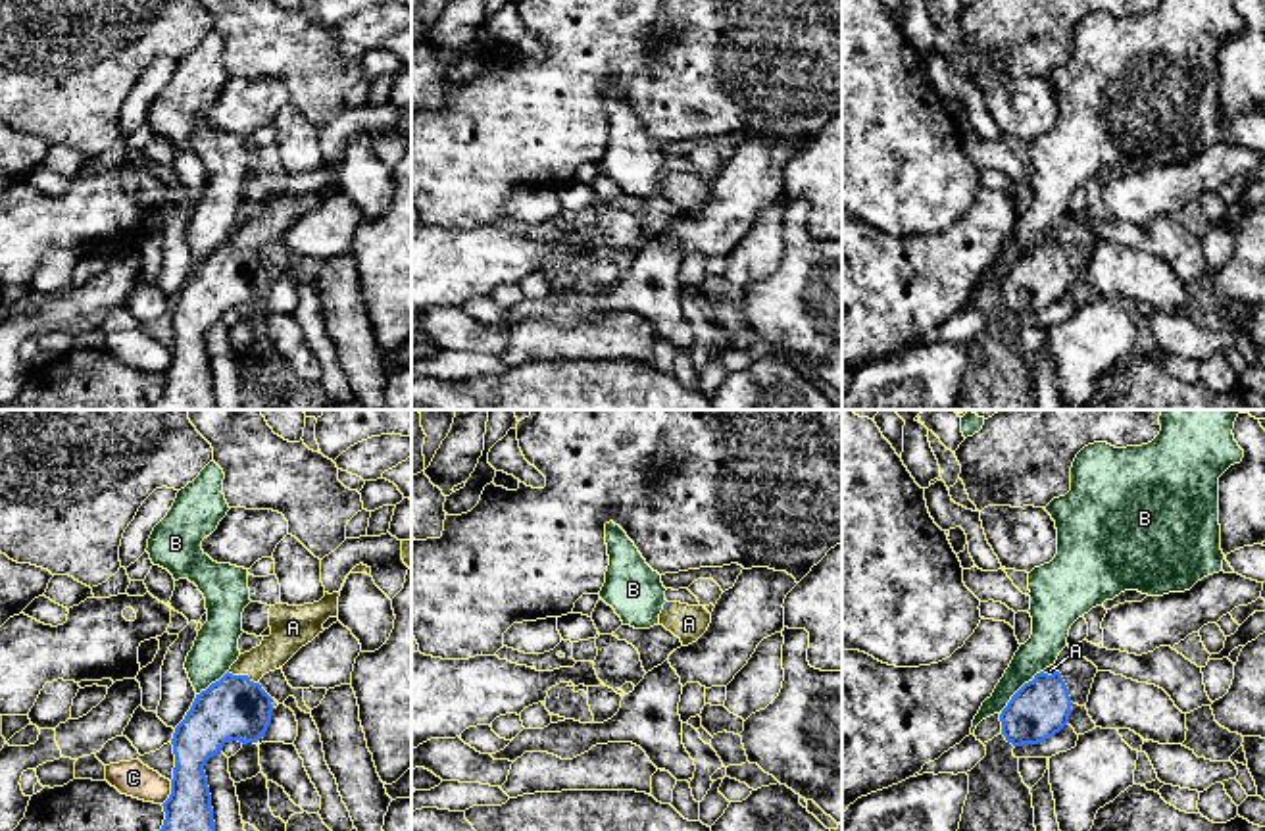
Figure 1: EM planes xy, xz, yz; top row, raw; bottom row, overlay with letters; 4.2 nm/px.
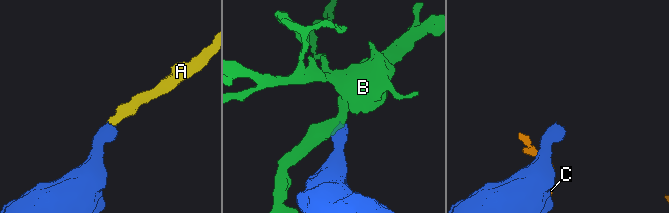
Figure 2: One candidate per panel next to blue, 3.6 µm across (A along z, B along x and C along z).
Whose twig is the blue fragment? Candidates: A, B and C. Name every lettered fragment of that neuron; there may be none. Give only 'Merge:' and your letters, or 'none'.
Merge: A

